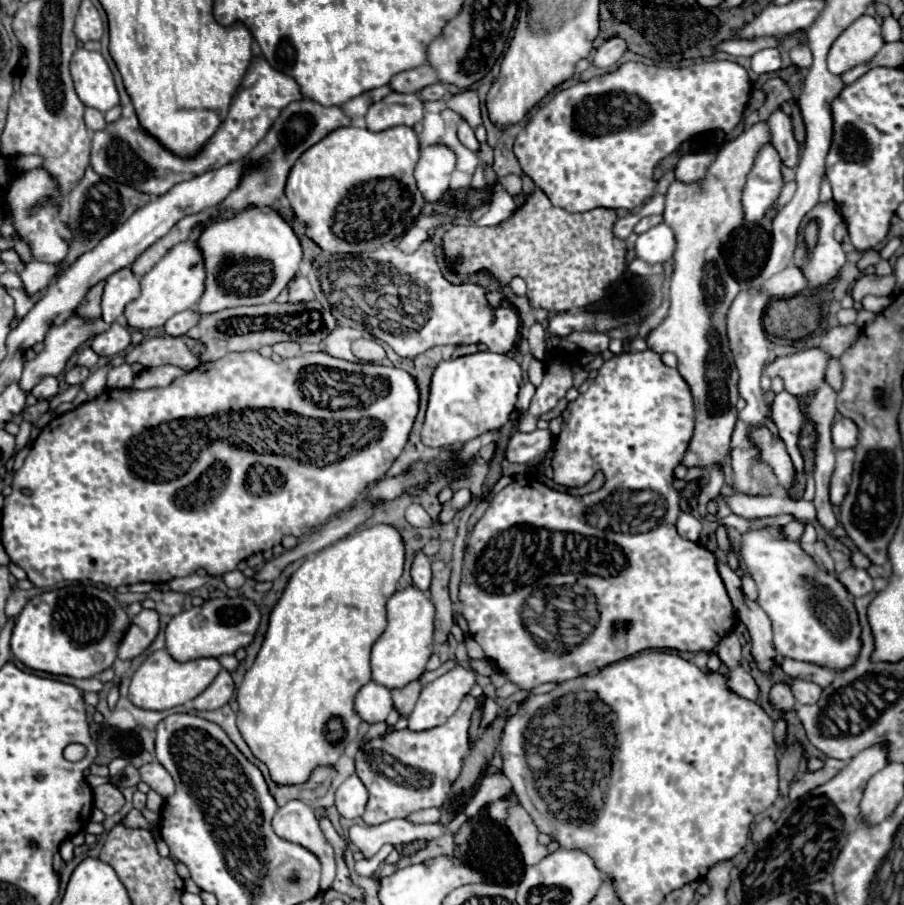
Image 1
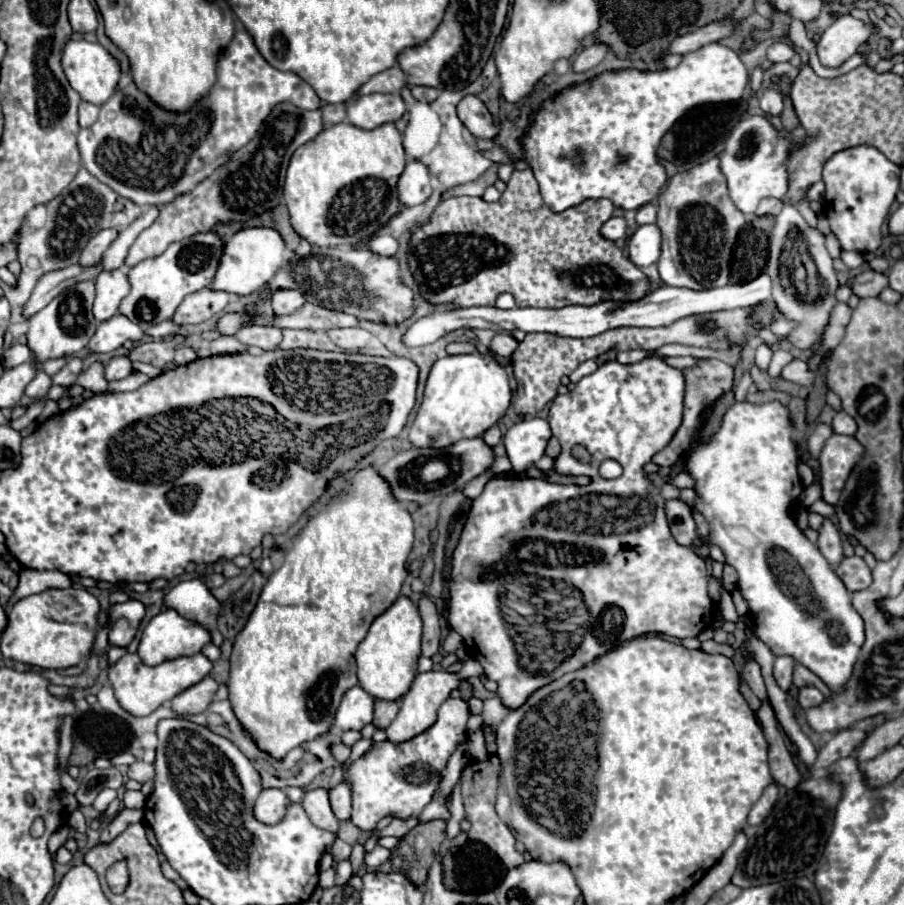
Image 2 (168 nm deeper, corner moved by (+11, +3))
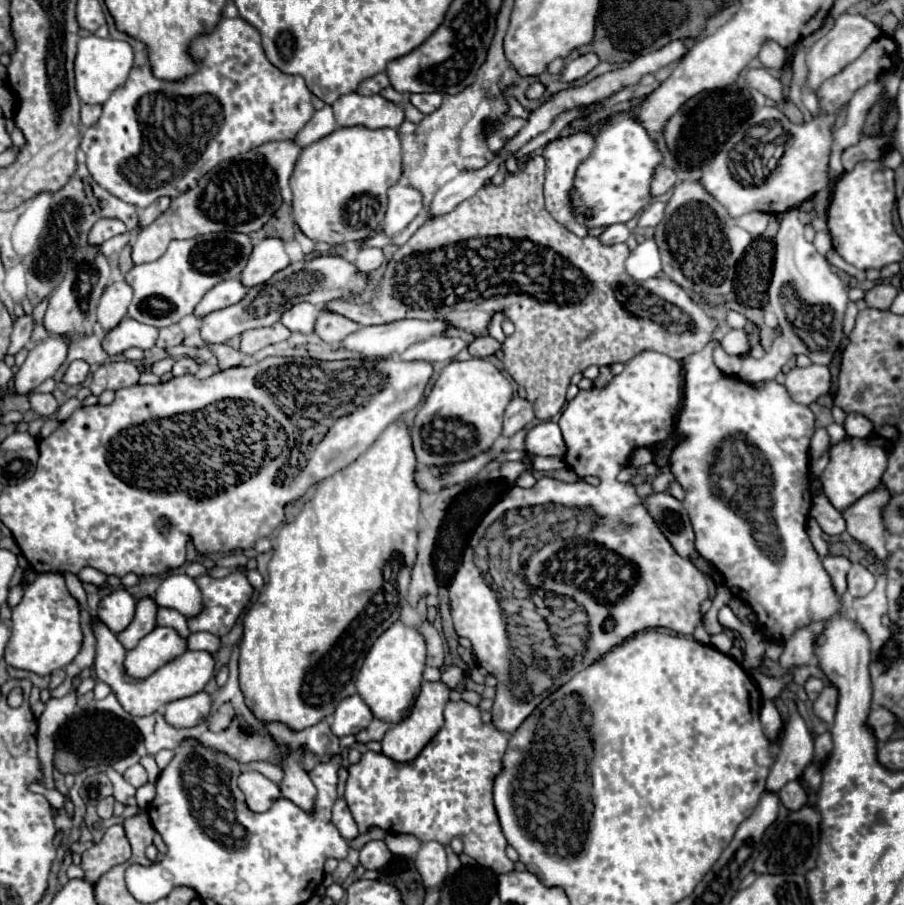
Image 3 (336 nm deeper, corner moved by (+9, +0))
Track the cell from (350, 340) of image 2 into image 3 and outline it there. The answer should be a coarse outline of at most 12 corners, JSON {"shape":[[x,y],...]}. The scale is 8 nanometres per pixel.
{"shape":[[321,310],[315,332],[329,344],[341,342],[361,326]]}

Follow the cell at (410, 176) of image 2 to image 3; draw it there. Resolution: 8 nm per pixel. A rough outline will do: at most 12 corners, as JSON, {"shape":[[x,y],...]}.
{"shape":[[395,184],[387,192],[383,234],[393,238],[423,210],[421,194]]}

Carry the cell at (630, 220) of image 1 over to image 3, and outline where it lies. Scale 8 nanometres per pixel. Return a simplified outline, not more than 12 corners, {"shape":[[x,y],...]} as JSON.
{"shape":[[625,224],[605,228],[603,244],[625,242],[631,232]]}

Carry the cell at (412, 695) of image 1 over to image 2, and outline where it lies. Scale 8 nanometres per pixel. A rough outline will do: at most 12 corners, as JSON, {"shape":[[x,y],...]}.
{"shape":[[377,699],[377,729],[387,729],[399,713],[401,699]]}

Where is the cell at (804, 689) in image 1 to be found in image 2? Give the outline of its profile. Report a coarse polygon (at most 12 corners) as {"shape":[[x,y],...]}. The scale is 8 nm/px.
{"shape":[[815,687],[799,689],[799,705],[815,707],[825,699]]}

